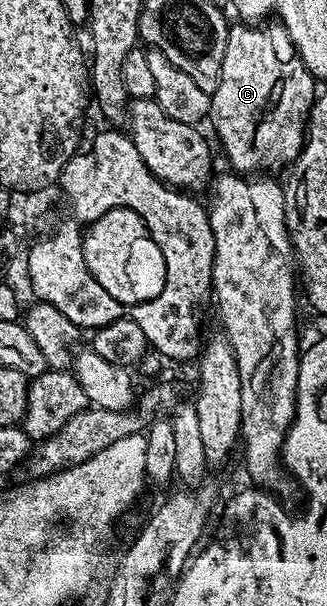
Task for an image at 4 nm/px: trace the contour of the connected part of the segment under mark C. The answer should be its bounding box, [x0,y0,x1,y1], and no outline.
[210,23,305,171]

